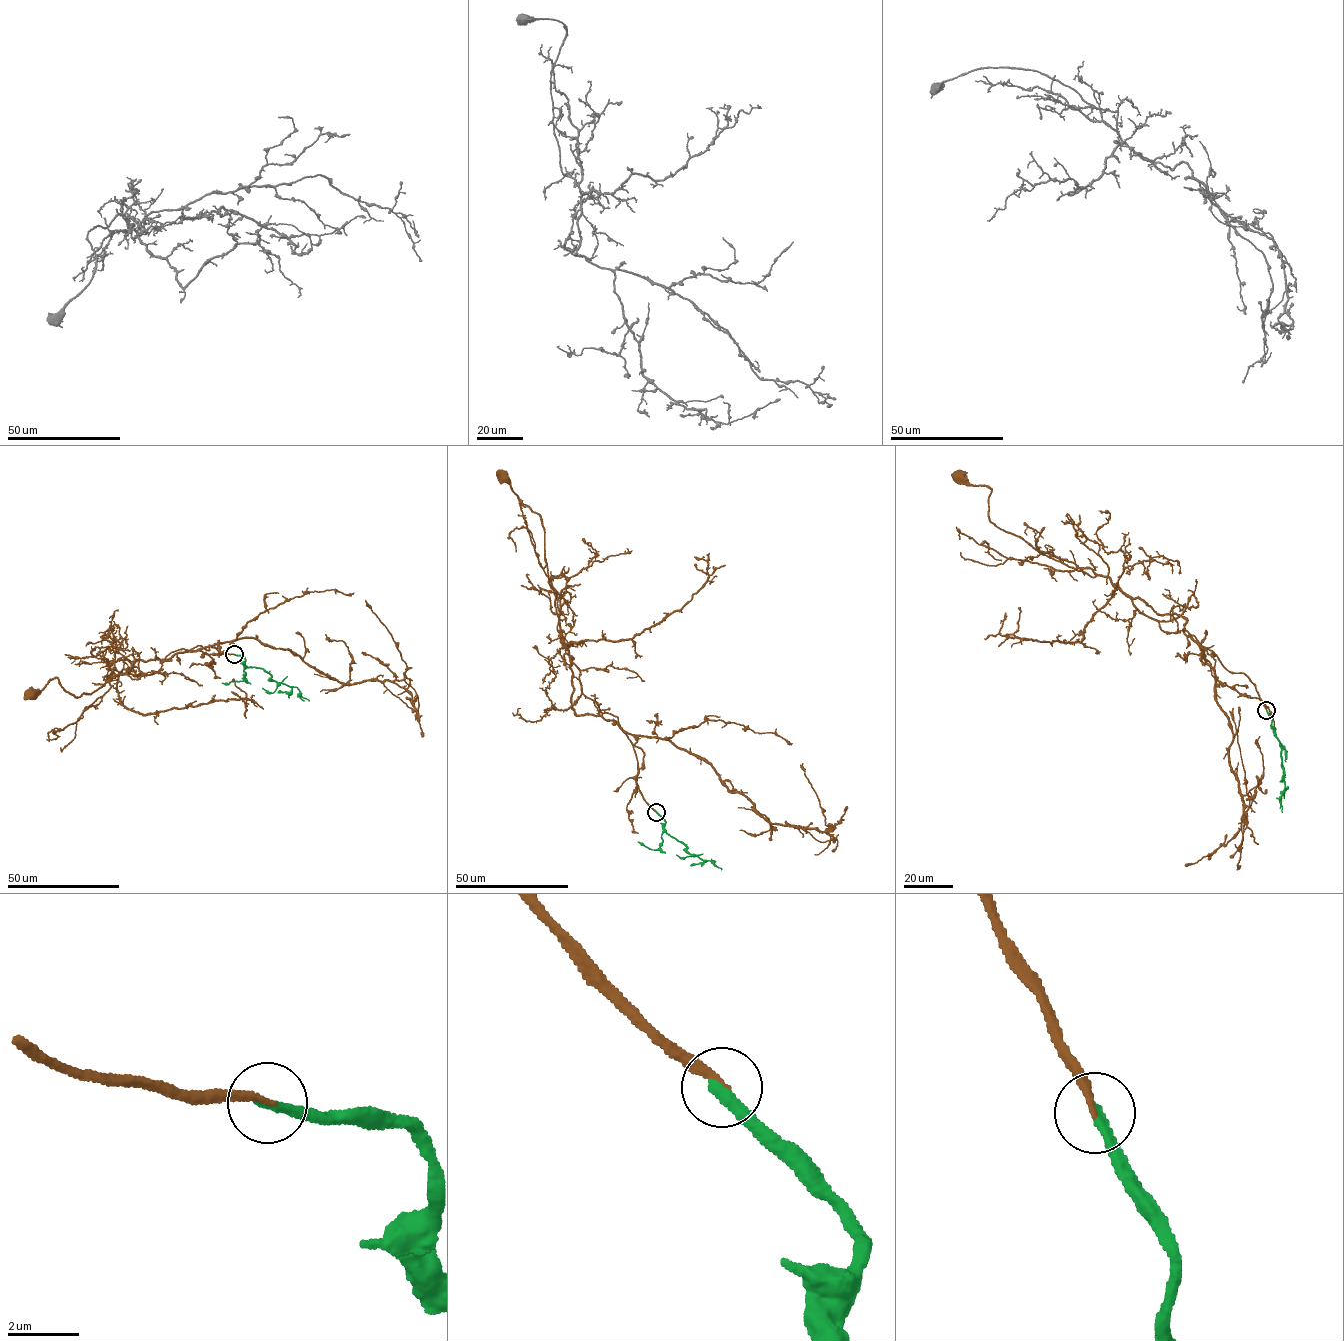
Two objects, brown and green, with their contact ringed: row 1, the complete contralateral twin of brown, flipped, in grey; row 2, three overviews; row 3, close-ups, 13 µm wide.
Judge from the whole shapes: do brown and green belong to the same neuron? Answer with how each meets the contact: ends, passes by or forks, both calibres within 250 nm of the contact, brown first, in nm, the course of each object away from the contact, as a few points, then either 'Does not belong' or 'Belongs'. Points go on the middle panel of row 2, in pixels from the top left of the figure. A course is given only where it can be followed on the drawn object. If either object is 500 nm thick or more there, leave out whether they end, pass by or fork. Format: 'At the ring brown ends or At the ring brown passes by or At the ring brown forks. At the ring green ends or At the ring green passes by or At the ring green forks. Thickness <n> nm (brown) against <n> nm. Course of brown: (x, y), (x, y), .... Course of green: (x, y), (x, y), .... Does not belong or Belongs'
At the ring brown ends. At the ring green ends. Thickness 200 nm (brown) against 320 nm. Course of brown: (656, 812), (637, 783), (631, 740), (582, 691), (560, 635), (542, 520), (503, 476). Course of green: (656, 812), (664, 820), (666, 832), (687, 847), (690, 853), (714, 861), (722, 869). Belongs

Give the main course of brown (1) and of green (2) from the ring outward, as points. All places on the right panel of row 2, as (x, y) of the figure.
1: (1266, 710), (1243, 673), (1182, 631), (1161, 629), (1108, 577), (1077, 571), (992, 523), (991, 488), (959, 476)
2: (1266, 710), (1281, 750), (1285, 786), (1281, 797), (1282, 812)

